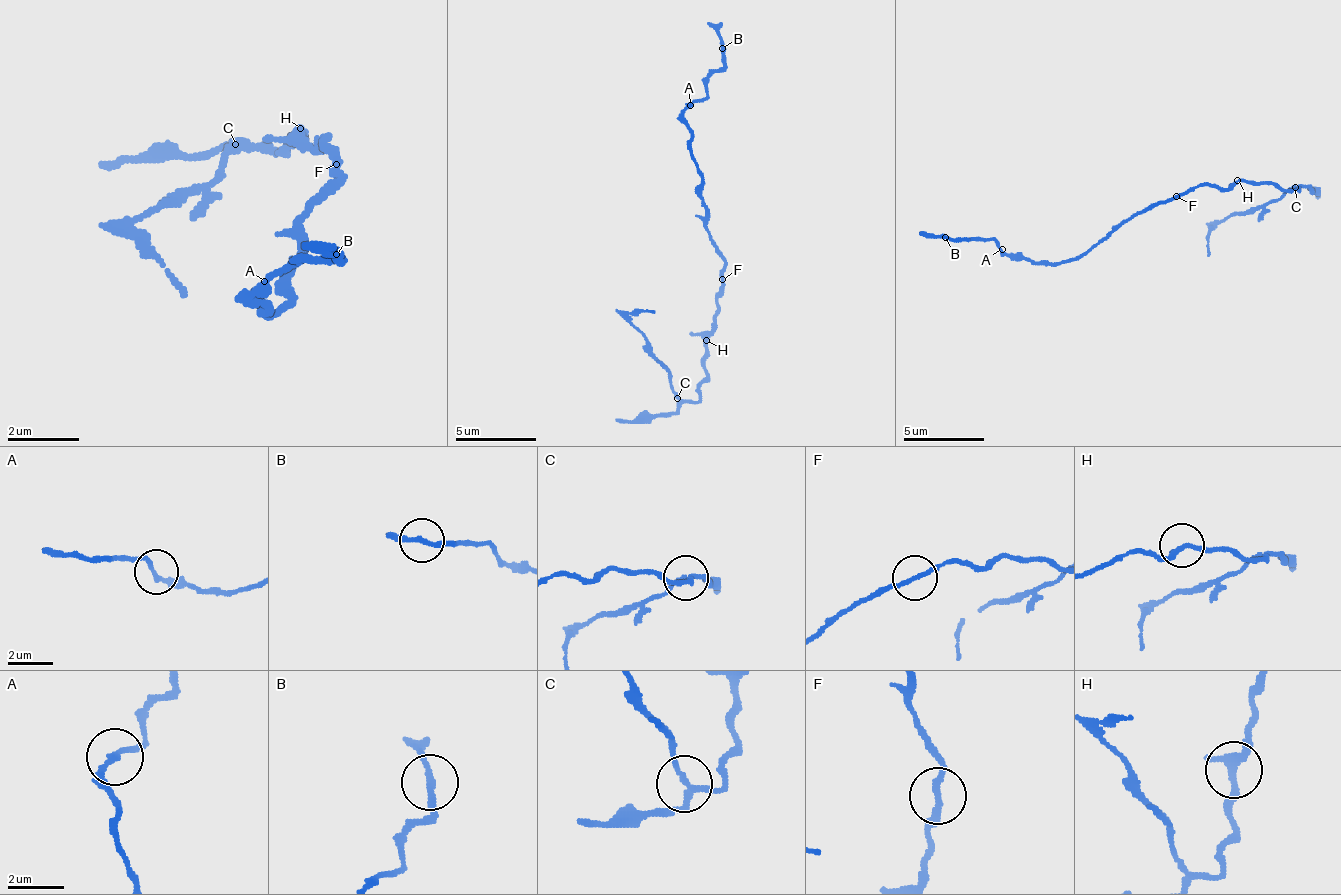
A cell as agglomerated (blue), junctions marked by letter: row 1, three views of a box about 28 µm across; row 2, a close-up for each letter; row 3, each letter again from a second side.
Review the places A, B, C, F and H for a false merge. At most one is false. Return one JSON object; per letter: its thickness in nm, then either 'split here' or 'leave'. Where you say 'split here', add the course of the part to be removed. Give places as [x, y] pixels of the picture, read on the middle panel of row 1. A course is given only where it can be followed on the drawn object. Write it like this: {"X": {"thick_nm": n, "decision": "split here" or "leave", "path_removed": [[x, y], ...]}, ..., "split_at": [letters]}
{"A": {"thick_nm": 200, "decision": "leave"}, "B": {"thick_nm": 200, "decision": "leave"}, "C": {"thick_nm": 190, "decision": "split here", "path_removed": [[678, 397], [665, 365], [633, 324], [641, 312], [653, 312]]}, "F": {"thick_nm": 190, "decision": "leave"}, "H": {"thick_nm": 240, "decision": "leave"}, "split_at": ["C"]}

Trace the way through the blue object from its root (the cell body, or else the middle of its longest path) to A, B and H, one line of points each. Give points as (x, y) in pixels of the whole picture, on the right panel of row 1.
A: (1172, 200), (1160, 200), (1120, 220), (1095, 245), (1067, 261), (1026, 261), (1022, 257), (1010, 257), (1002, 249)
B: (1172, 200), (1160, 200), (1120, 220), (1095, 245), (1067, 261), (1006, 257), (994, 241), (945, 237)
H: (1172, 200), (1193, 192), (1201, 184), (1229, 188), (1237, 180)

